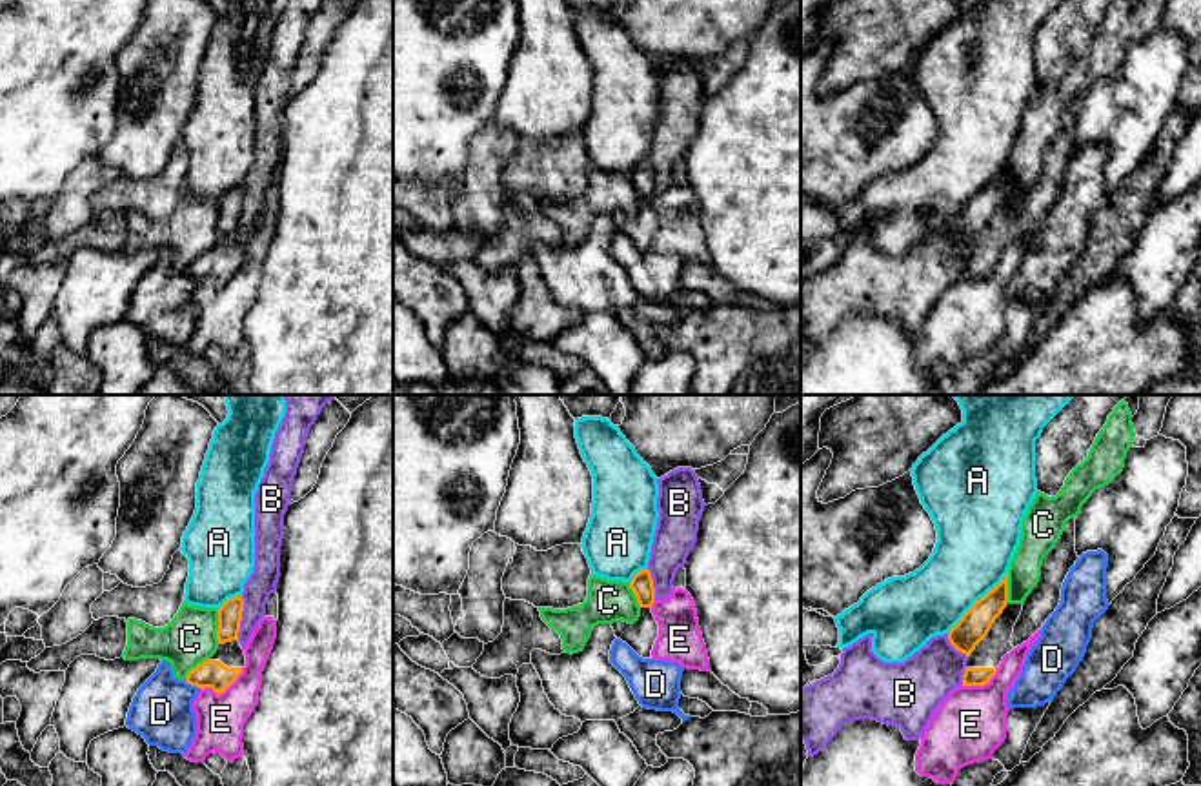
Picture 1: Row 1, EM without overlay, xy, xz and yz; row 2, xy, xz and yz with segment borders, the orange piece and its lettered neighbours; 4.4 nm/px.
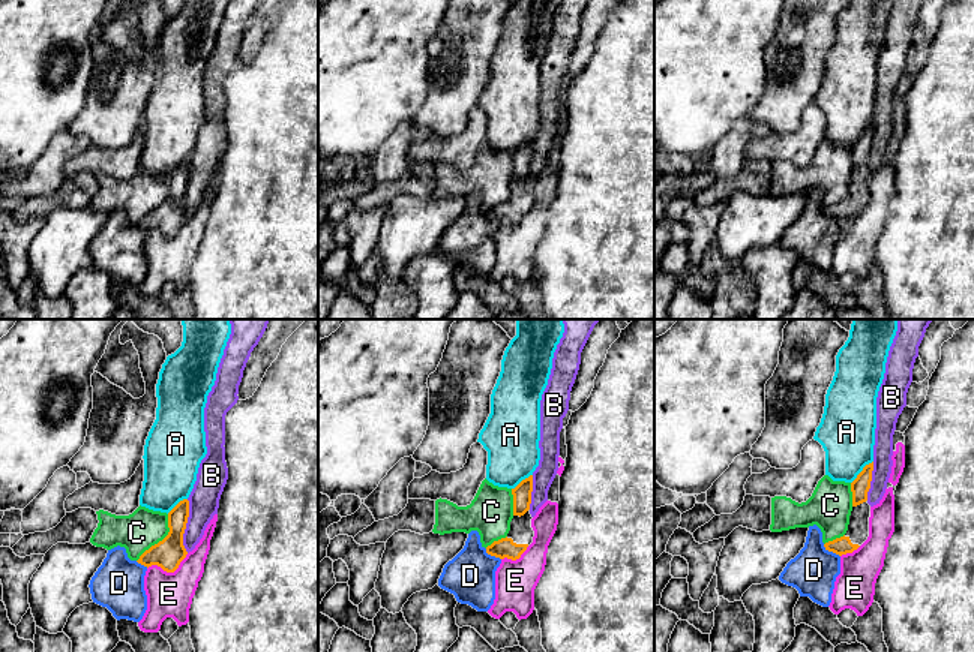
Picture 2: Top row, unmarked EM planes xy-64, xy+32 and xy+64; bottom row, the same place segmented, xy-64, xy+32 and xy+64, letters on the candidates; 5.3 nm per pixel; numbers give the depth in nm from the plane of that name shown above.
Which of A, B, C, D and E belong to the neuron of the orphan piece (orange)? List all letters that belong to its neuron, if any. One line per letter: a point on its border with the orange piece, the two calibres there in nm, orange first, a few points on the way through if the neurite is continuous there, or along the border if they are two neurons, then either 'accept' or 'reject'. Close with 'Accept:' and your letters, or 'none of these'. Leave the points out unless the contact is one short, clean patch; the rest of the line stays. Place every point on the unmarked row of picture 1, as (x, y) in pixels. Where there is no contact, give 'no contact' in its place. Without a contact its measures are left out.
A: contact yz (976, 193); calibres 140 and 340 nm; reject
B: contact xy (241, 210); calibres 110 and 120 nm; reject
C: contact xy (219, 219); calibres 110 and 240 nm; reject
D: contact xy (193, 277); calibres 130 and 280 nm; reject
E: contact xy (222, 284); calibres 130 and 220 nm; reject
Accept: none of these

